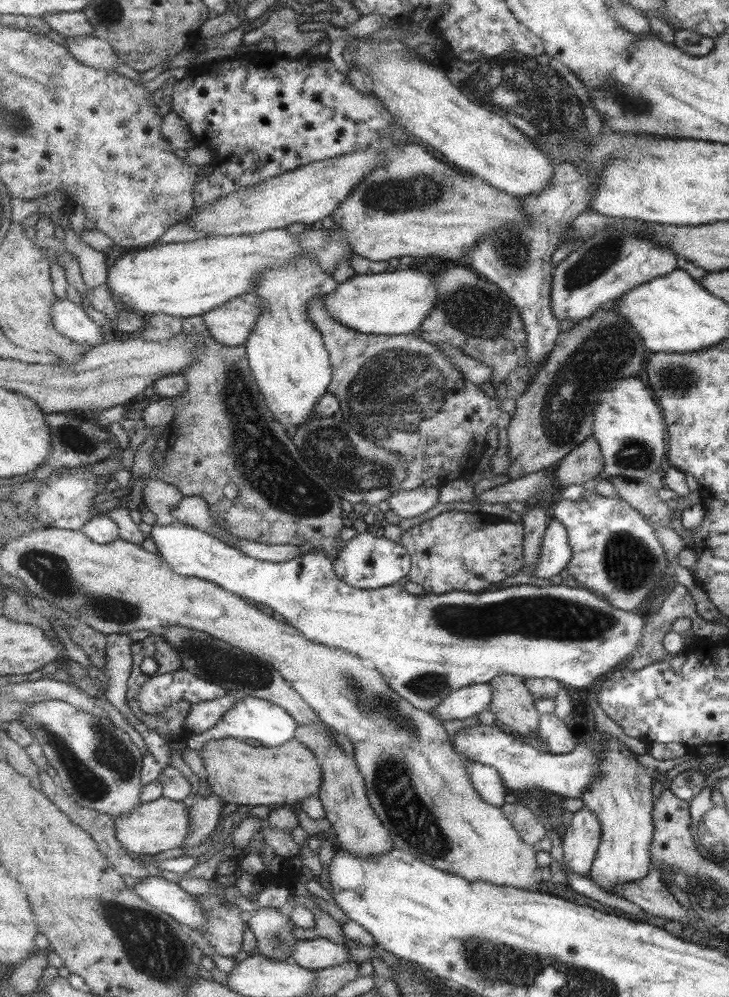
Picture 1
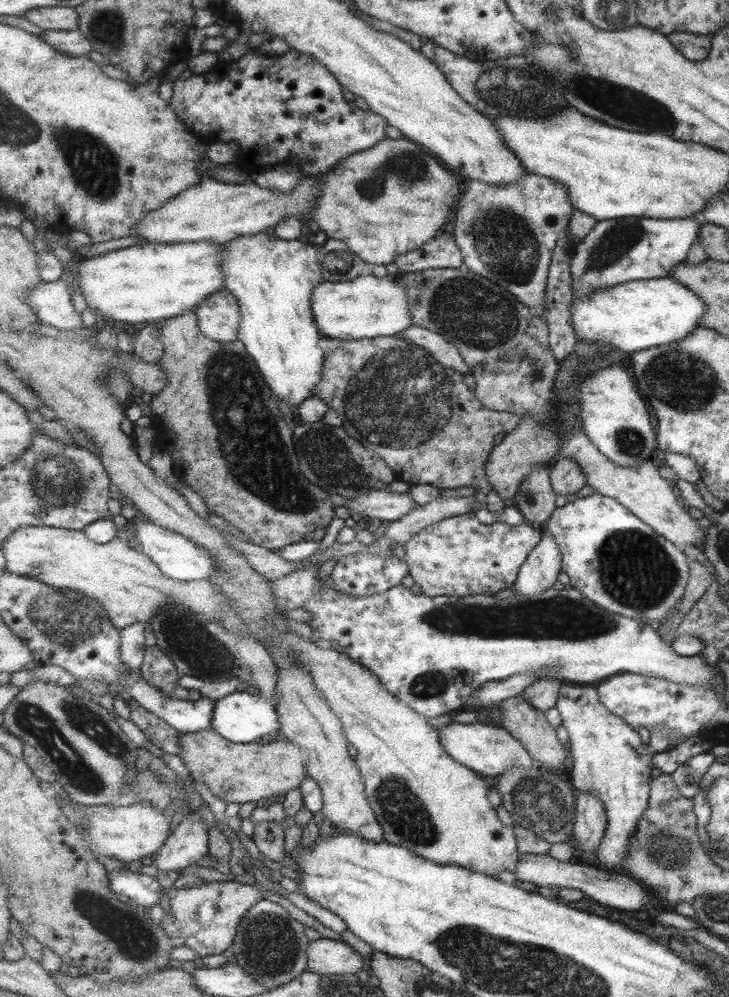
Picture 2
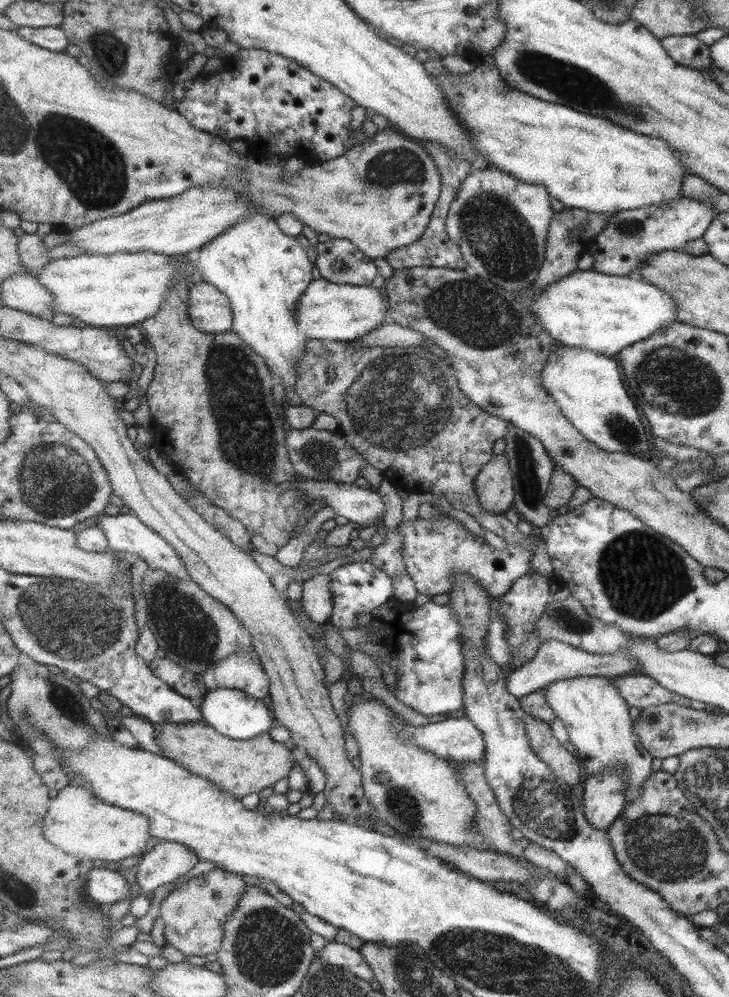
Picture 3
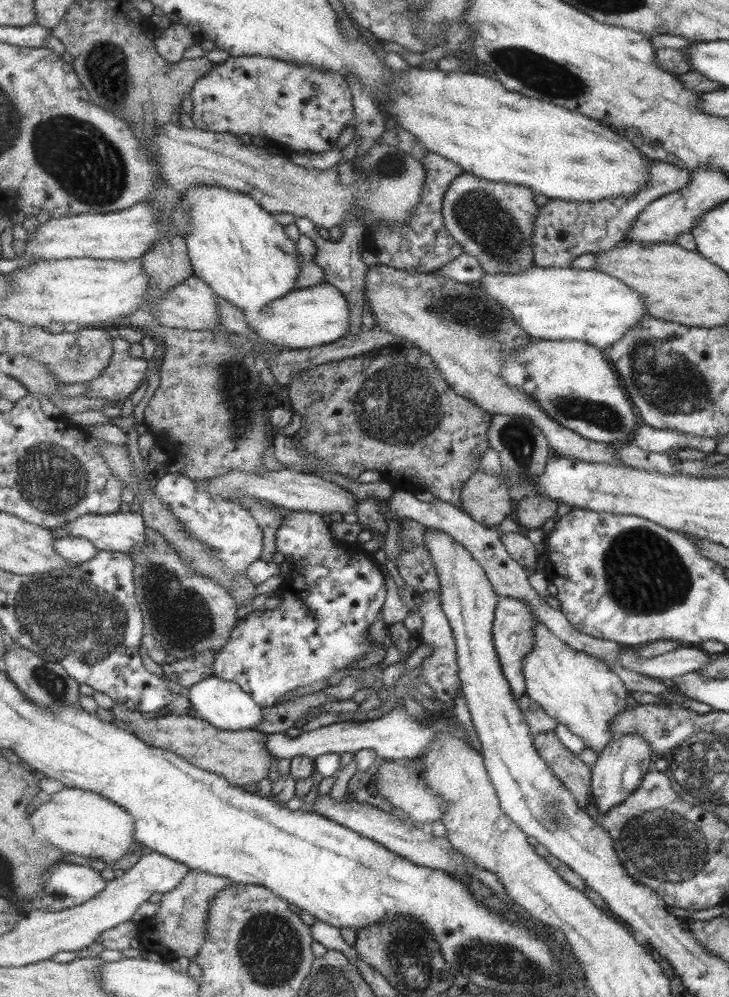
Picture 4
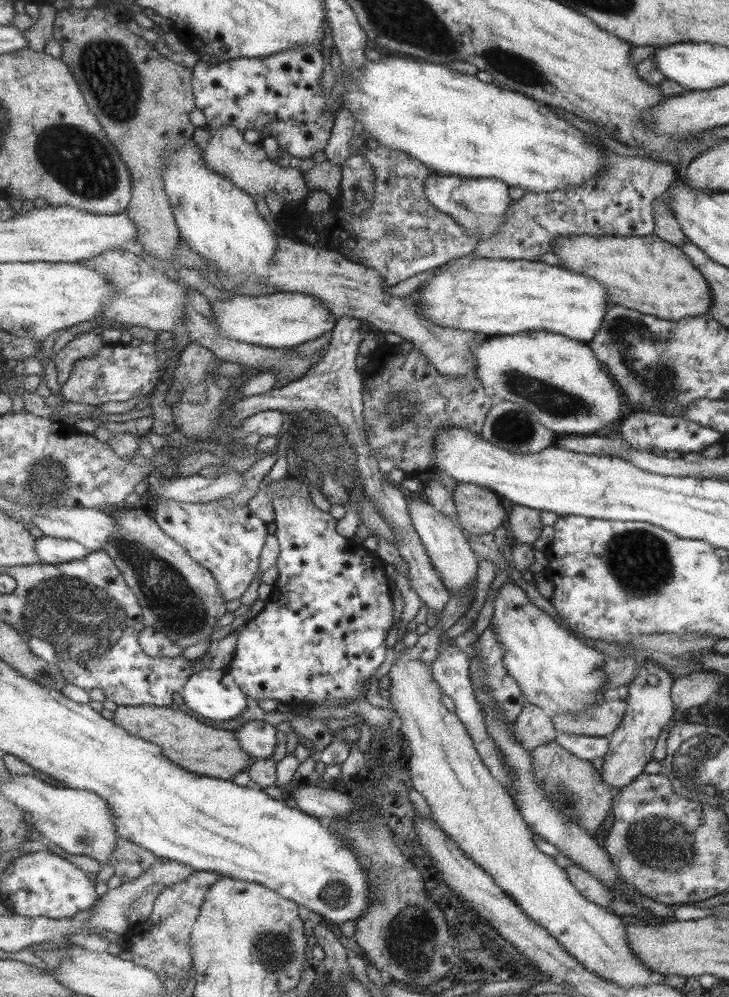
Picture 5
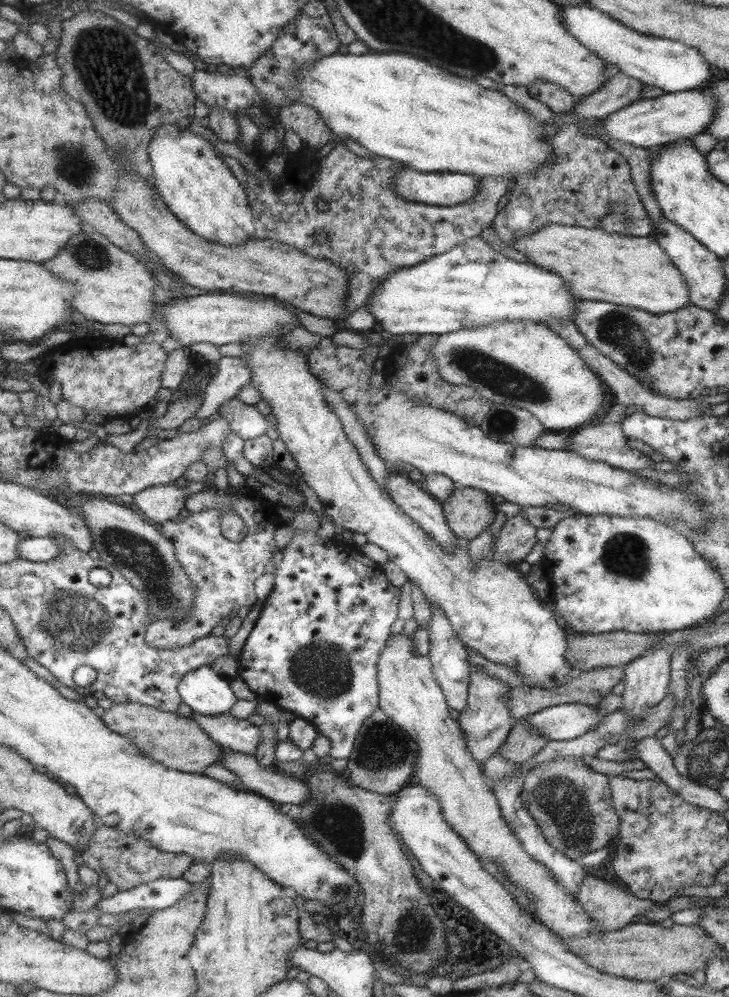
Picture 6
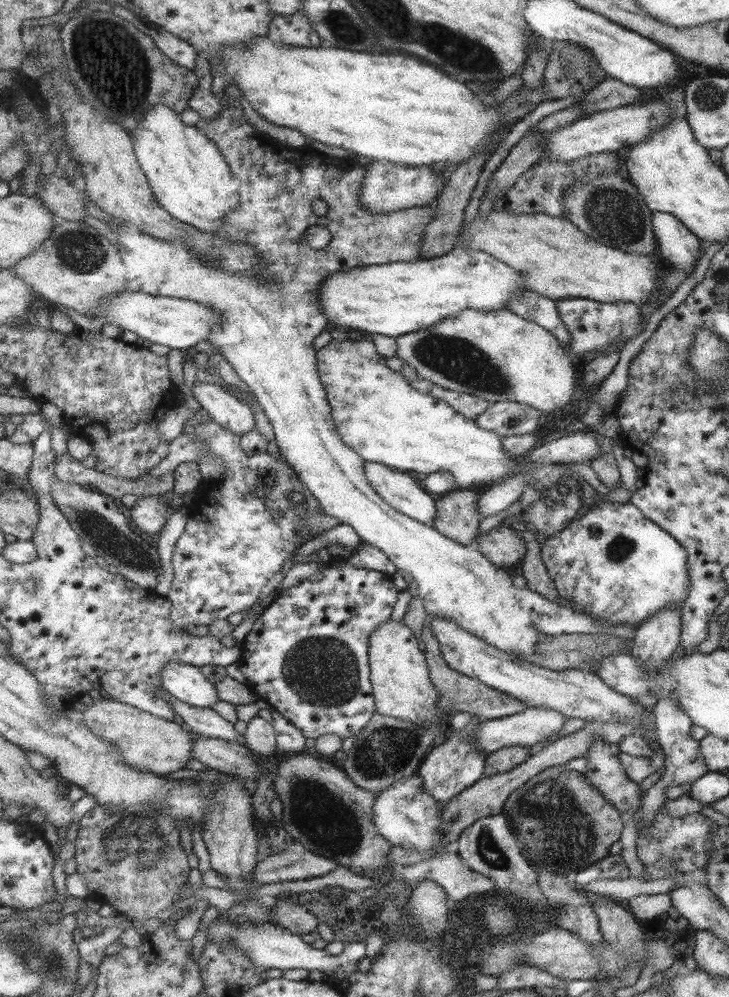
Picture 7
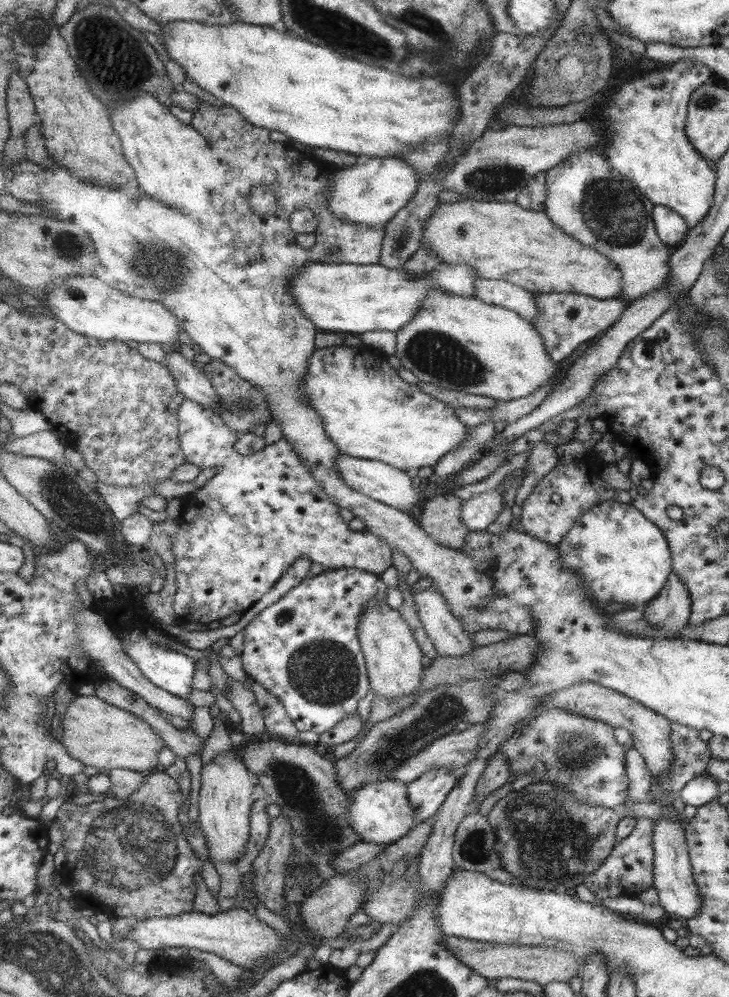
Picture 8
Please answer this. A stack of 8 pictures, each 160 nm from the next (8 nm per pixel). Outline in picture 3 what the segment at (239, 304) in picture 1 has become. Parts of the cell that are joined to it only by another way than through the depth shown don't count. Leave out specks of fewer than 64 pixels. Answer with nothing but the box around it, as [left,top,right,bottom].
[189,279,234,334]

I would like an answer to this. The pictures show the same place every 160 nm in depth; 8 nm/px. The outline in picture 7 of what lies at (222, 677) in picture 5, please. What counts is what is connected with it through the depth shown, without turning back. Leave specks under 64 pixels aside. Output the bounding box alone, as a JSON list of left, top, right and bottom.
[161,661,219,707]

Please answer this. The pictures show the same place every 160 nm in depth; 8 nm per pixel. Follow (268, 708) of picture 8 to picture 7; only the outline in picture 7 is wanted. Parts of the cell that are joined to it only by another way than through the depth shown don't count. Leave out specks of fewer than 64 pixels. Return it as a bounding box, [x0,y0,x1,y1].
[269,706,307,755]

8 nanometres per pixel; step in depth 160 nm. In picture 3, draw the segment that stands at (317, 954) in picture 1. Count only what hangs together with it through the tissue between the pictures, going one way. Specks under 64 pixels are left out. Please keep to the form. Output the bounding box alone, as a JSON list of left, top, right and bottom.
[317,942,376,980]

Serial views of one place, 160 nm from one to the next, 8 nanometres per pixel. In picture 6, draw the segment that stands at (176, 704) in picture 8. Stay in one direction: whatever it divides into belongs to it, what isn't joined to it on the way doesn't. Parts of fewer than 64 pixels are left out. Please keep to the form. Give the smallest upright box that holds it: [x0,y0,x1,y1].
[191,712,261,754]

